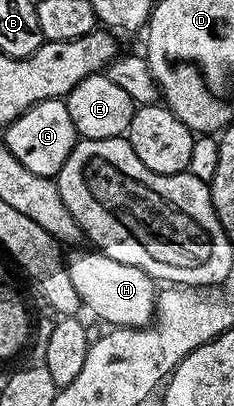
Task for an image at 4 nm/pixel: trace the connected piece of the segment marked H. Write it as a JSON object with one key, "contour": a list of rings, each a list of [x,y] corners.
{"contour":[[[98,251],[79,253],[67,261],[69,279],[77,290],[80,302],[95,317],[100,317],[107,327],[120,329],[142,329],[155,319],[155,298],[157,282],[141,267],[129,263],[117,263]]]}

